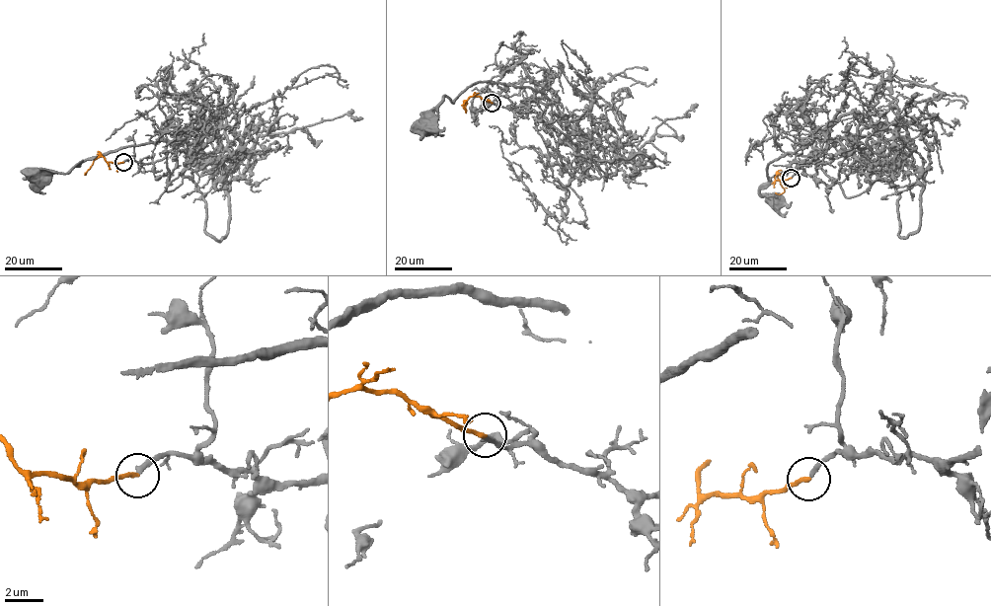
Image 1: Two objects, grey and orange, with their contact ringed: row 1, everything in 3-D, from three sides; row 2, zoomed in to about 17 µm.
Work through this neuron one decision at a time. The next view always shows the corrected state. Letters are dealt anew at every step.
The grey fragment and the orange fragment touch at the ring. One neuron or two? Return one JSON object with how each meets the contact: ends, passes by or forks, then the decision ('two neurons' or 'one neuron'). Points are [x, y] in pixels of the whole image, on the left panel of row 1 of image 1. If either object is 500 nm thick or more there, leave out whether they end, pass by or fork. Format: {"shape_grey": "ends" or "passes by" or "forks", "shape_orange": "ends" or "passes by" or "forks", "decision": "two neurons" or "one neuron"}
{"shape_grey": "ends", "shape_orange": "ends", "decision": "one neuron"}

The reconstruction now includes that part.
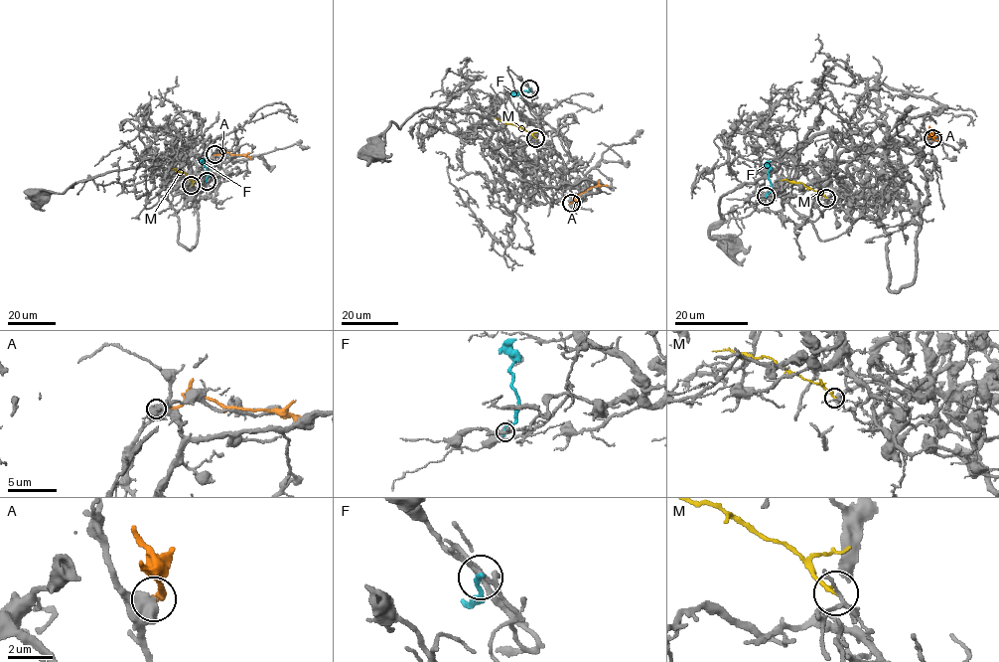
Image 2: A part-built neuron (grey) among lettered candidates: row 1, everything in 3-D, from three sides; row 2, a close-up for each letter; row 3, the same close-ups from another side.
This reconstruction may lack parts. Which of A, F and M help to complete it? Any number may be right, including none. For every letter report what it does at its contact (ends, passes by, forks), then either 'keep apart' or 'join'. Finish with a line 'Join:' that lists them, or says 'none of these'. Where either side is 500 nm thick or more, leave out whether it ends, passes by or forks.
A: keep apart
F: it ends | keep apart
M: it ends | keep apart
Join: none of these

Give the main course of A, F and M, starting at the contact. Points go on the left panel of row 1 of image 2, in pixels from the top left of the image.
A: (214, 154), (227, 152), (251, 159)
F: (207, 182), (205, 158)
M: (192, 185), (185, 173), (172, 169)

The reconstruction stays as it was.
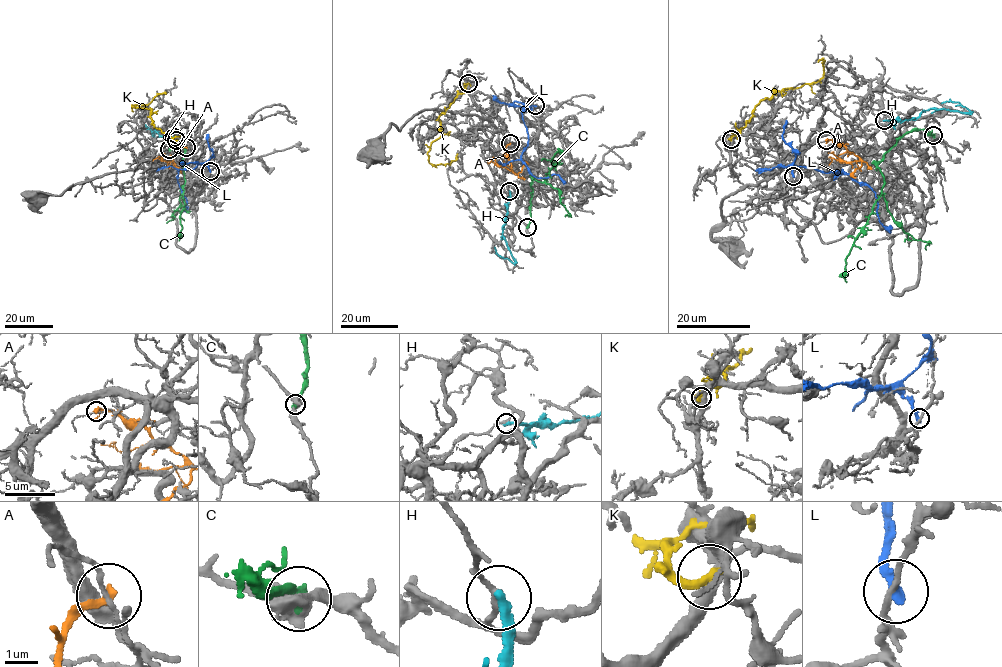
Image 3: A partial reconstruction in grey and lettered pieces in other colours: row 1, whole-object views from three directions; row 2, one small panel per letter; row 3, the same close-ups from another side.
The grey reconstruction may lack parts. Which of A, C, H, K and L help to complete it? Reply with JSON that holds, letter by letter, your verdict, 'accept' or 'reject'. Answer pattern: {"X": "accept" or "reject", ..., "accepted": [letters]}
{"A": "reject", "C": "reject", "H": "reject", "K": "reject", "L": "reject", "accepted": []}

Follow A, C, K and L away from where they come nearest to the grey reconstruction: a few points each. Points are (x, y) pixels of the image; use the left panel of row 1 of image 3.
A: (186, 147), (179, 147), (172, 161), (158, 157), (152, 161)
C: (169, 149), (183, 146), (185, 150), (182, 160), (184, 208), (180, 217), (179, 241)
K: (176, 140), (152, 123), (152, 110), (131, 106), (147, 105), (157, 95), (166, 93)
L: (210, 171), (200, 163), (194, 169), (178, 170), (177, 181), (187, 203), (184, 211)

